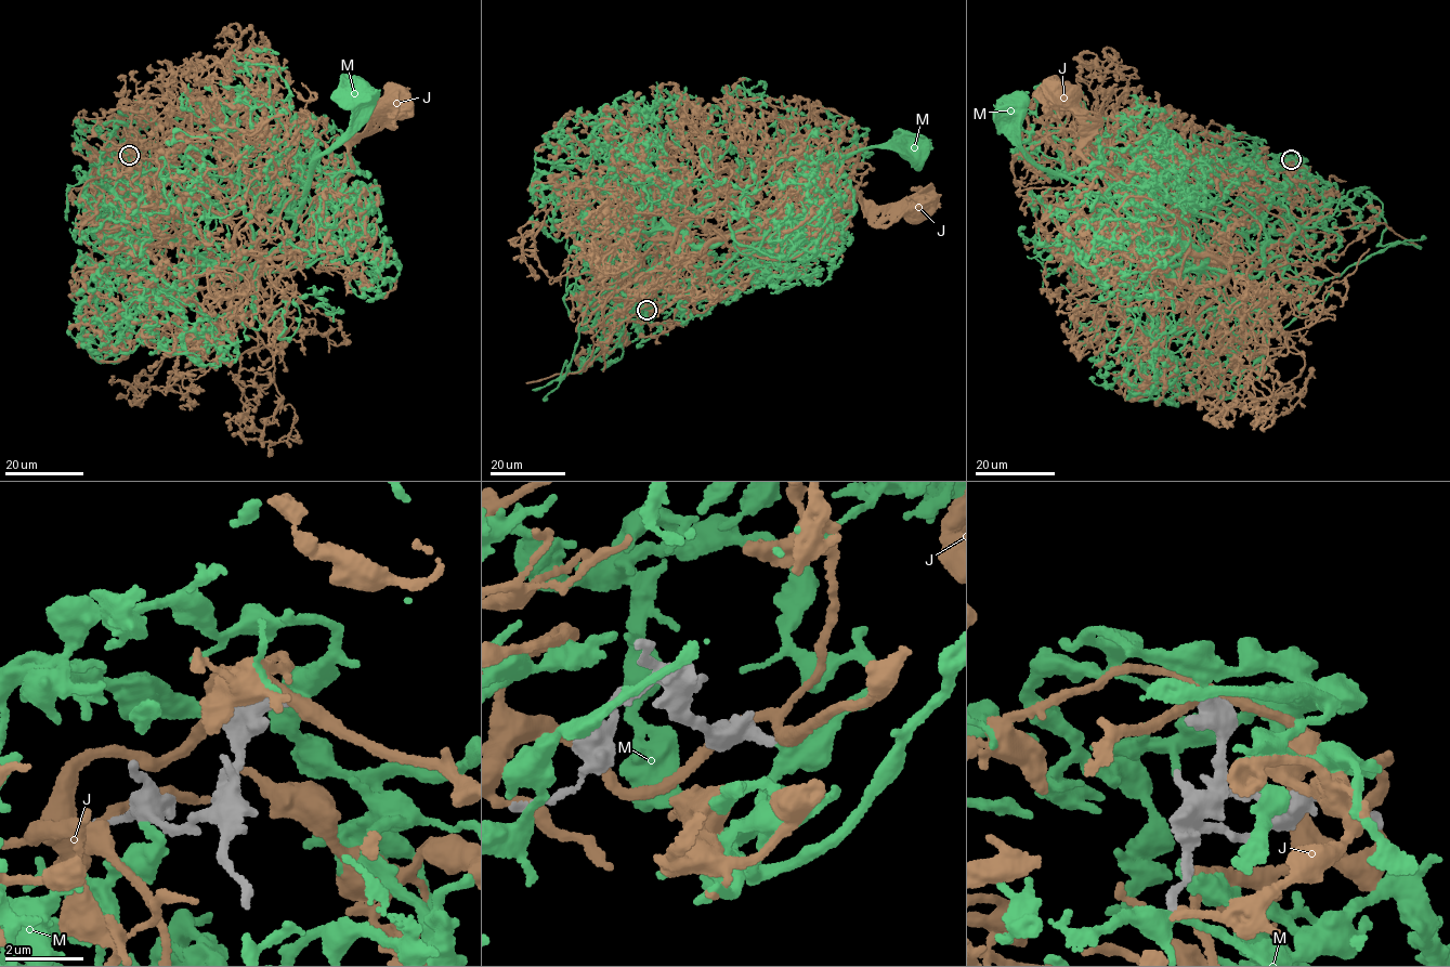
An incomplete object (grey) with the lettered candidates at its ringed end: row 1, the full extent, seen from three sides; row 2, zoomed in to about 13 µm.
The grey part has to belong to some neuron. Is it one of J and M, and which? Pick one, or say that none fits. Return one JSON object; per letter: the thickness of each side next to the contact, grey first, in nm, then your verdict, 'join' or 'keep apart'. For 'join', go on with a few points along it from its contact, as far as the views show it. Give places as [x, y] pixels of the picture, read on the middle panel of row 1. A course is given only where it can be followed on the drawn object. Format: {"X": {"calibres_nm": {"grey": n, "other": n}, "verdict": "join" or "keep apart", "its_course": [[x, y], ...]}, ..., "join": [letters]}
{"J": {"calibres_nm": {"grey": 280, "other": 260}, "verdict": "keep apart"}, "M": {"calibres_nm": {"grey": 280, "other": 420}, "verdict": "join", "its_course": [[647, 310], [668, 293], [641, 283], [658, 289], [648, 272], [687, 243], [727, 239], [862, 151], [918, 148]]}, "join": ["M"]}

